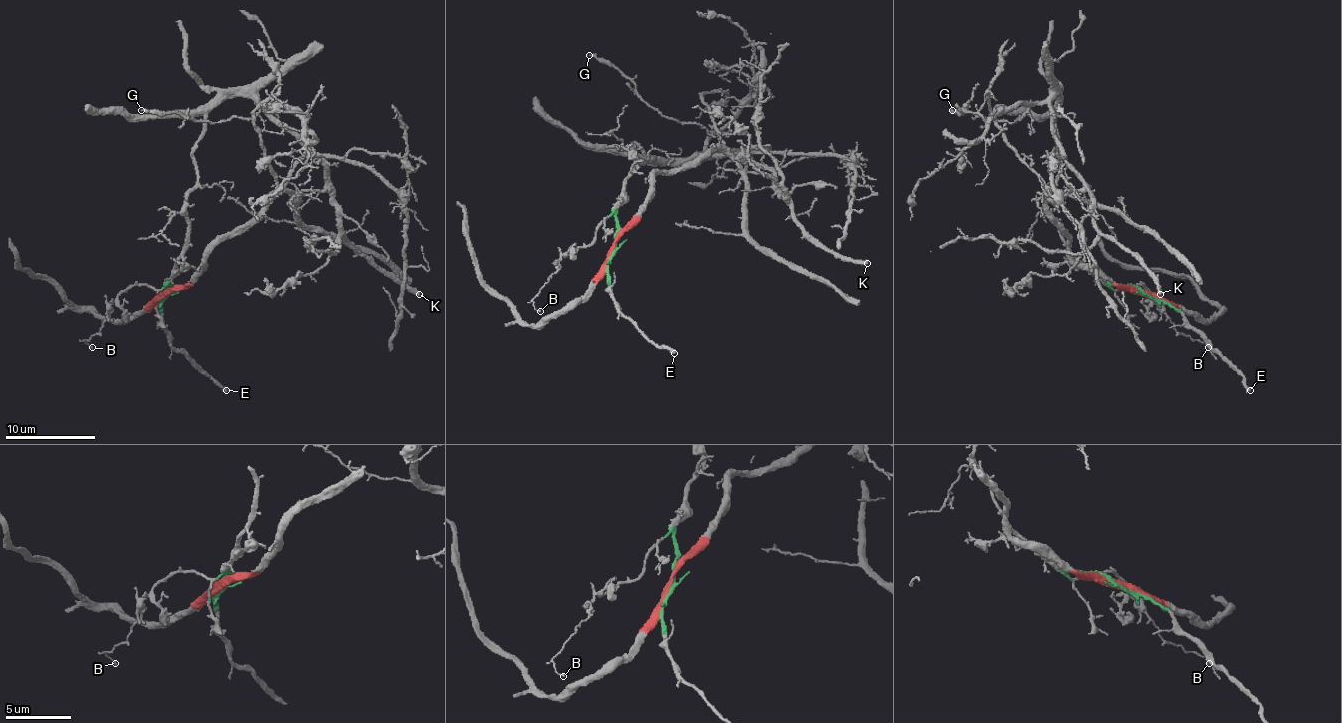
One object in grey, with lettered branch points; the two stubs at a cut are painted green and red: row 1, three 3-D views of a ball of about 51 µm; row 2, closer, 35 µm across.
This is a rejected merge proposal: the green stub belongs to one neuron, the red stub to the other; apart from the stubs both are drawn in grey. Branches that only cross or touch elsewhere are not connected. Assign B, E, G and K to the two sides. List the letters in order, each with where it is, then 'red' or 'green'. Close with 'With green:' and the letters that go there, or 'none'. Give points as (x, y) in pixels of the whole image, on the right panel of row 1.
B: at (1208, 347); green
E: at (1250, 390); green
G: at (952, 110); green
K: at (1160, 294); green
With green: B, E, G, K

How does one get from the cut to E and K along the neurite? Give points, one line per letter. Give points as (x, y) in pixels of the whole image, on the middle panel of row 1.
E: (614, 248), (608, 261), (612, 299), (652, 342), (675, 353)
K: (614, 248), (634, 149), (641, 161), (740, 154), (767, 167), (791, 214), (827, 248), (867, 264)

